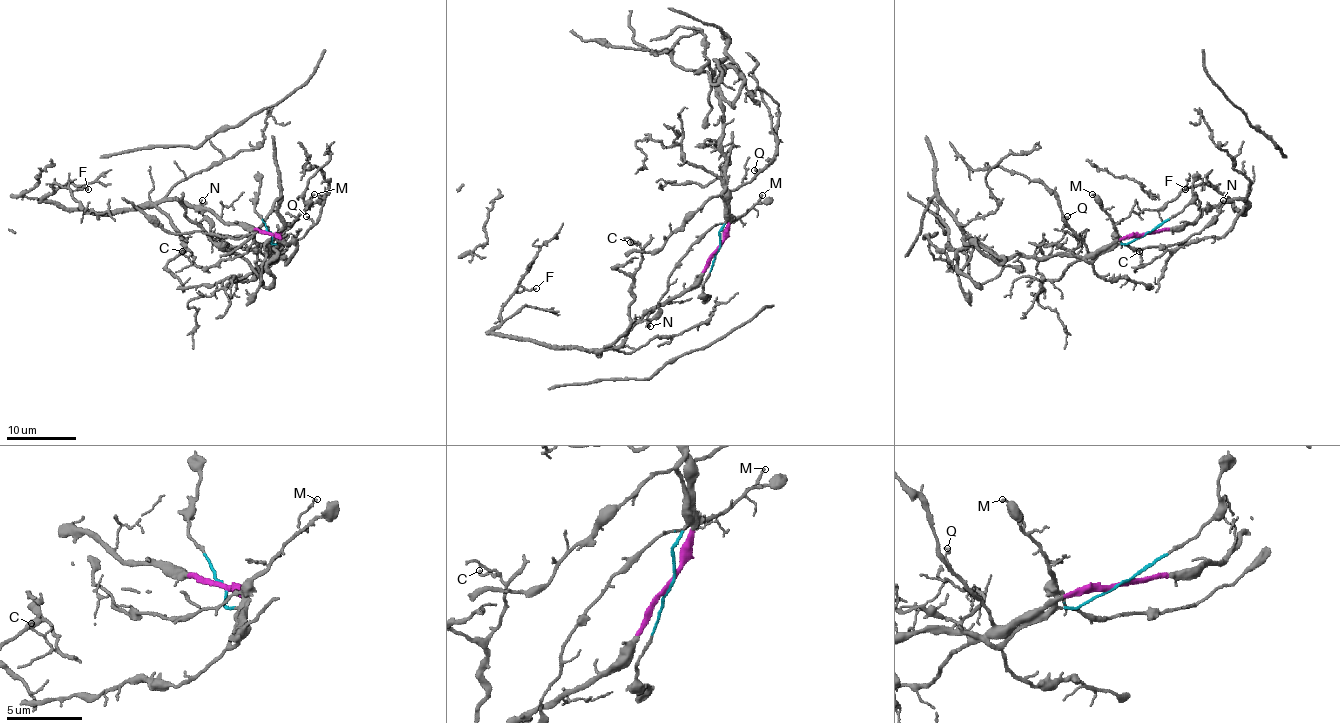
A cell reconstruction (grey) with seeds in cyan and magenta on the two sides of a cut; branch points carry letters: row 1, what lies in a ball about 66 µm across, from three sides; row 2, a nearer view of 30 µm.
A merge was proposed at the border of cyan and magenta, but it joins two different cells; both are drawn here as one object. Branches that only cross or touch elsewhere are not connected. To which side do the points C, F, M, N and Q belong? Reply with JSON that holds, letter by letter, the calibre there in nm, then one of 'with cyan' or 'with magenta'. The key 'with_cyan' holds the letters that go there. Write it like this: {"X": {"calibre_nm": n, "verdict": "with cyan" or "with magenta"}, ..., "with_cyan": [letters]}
{"C": {"calibre_nm": 120, "verdict": "with magenta"}, "F": {"calibre_nm": 130, "verdict": "with magenta"}, "M": {"calibre_nm": 150, "verdict": "with cyan"}, "N": {"calibre_nm": 110, "verdict": "with magenta"}, "Q": {"calibre_nm": 130, "verdict": "with magenta"}, "with_cyan": ["M"]}

